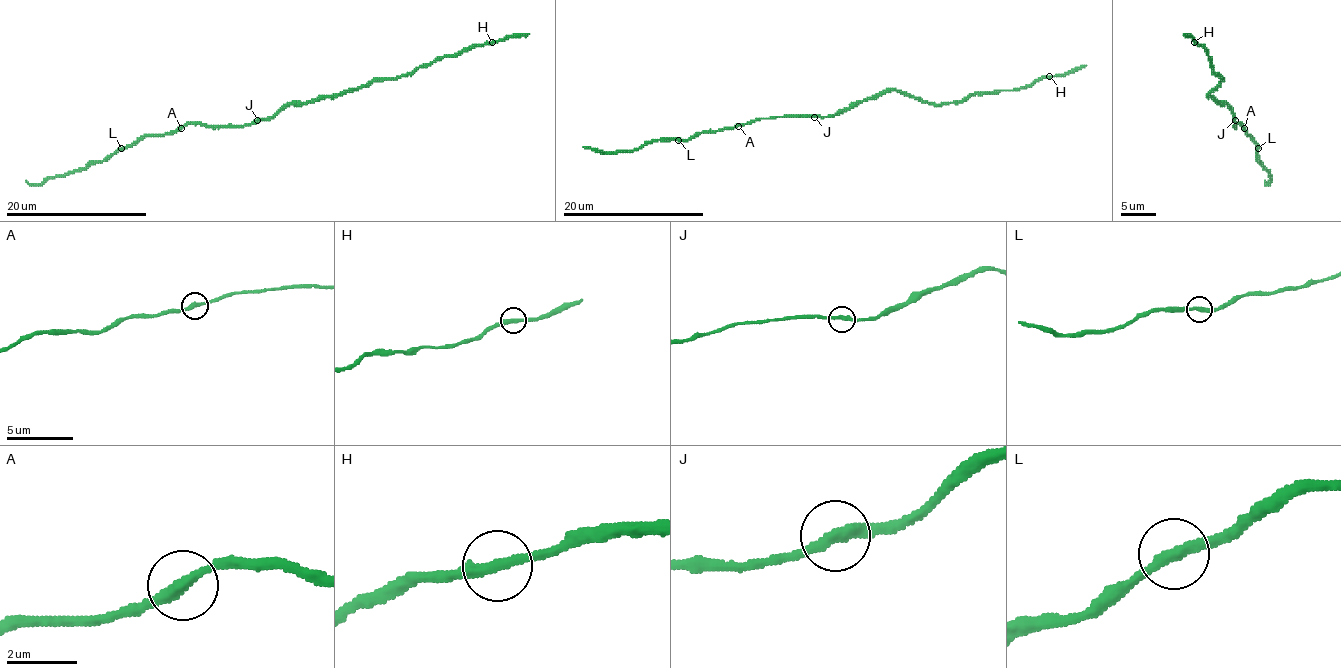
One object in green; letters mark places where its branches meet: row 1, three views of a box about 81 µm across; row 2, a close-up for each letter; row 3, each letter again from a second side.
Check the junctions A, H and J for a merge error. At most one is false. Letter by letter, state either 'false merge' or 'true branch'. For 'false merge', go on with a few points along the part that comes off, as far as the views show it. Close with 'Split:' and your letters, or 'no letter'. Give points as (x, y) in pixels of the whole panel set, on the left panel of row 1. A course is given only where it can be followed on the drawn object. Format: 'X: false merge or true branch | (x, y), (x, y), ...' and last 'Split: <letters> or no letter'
A: true branch
H: true branch
J: true branch
Split: no letter

